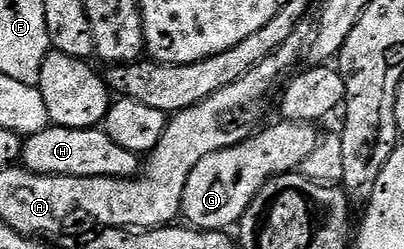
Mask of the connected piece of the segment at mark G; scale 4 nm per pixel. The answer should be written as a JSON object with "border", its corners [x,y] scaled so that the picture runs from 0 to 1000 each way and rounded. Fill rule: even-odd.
{"border":[[[696,482],[693,502],[673,502],[644,538],[616,542],[592,582],[530,606],[530,622],[510,622],[480,687],[470,687],[470,719],[460,719],[460,767],[450,783],[450,871],[473,916],[498,928],[564,928],[592,892],[594,871],[619,831],[621,807],[649,767],[649,751],[671,711],[696,707],[740,683],[752,643],[782,602],[787,546],[770,498]]]}

